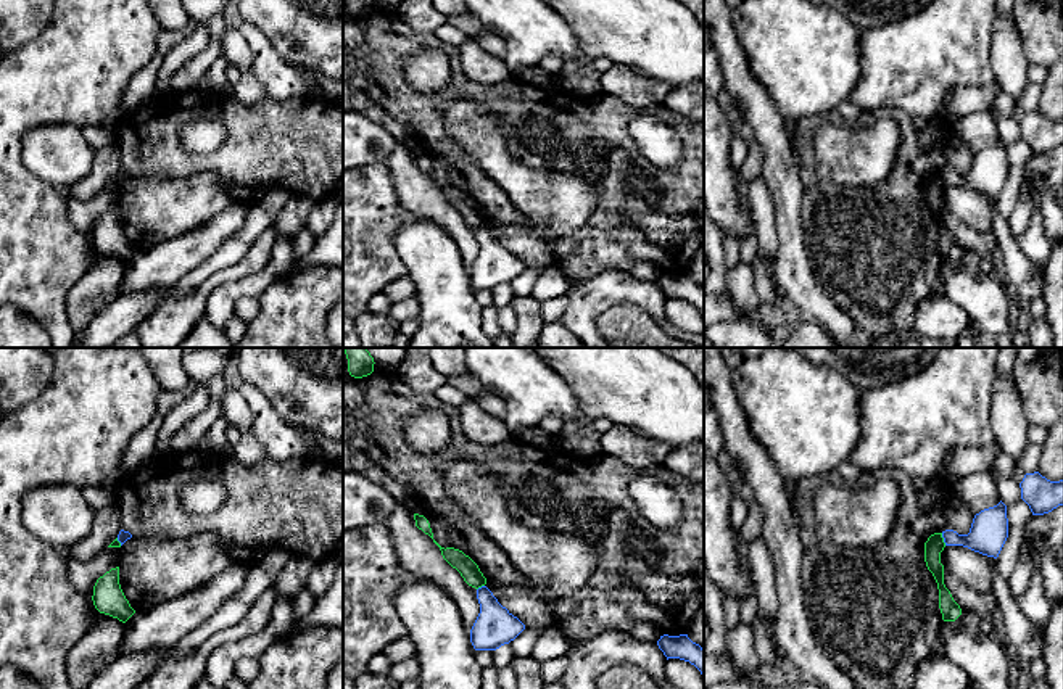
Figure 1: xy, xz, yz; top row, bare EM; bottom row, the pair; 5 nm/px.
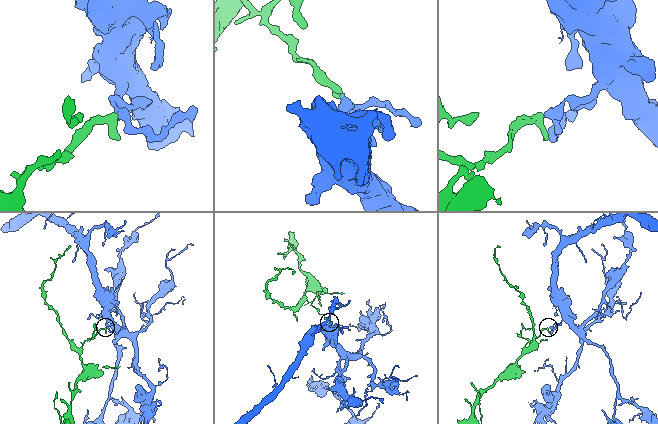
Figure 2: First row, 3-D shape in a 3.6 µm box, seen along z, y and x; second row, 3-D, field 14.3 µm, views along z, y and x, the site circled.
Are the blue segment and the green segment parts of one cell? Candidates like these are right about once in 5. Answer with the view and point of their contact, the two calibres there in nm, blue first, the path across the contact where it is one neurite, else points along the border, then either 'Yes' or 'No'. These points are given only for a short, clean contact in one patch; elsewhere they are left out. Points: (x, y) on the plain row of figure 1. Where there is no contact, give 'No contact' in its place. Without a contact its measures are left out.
Touches blue at yz (944, 179). Thickness 190 nm (blue) against 90 nm. Boundary: yz (941, 173), (946, 184). No

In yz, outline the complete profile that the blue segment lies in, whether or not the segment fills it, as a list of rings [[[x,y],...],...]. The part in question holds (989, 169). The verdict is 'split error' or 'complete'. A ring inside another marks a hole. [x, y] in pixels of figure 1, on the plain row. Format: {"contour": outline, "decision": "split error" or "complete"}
{"contour": [[[1000,140],[997,145],[976,153],[968,174],[945,169],[942,177],[945,185],[963,185],[997,198],[1008,177],[1007,145]]], "decision": "complete"}

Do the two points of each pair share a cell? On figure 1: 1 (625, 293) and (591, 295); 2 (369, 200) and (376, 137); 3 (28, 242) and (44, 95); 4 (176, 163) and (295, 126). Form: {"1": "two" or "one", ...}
{"1": "one", "2": "two", "3": "one", "4": "one"}

